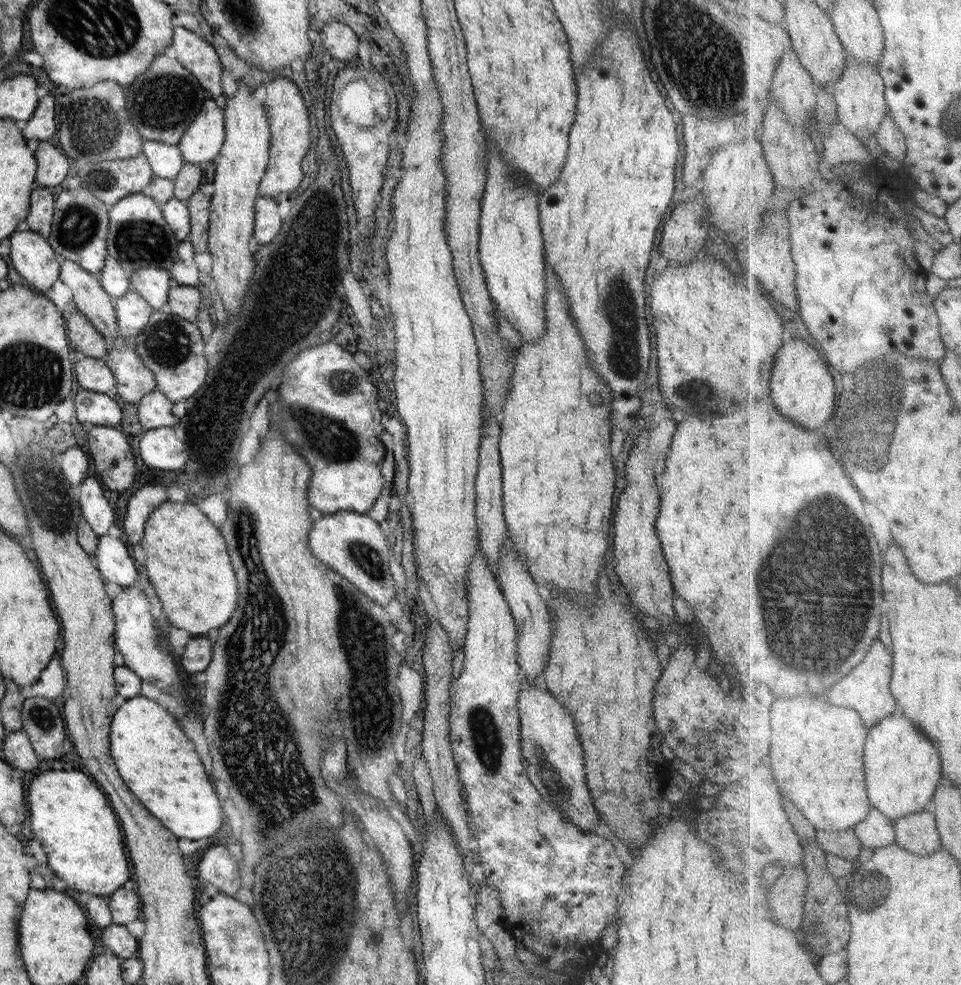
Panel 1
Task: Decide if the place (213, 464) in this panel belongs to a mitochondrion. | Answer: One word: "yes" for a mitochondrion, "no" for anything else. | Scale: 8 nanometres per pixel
no

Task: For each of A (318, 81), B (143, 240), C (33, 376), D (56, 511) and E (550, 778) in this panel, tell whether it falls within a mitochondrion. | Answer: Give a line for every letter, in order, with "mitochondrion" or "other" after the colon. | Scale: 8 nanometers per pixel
A: other
B: mitochondrion
C: mitochondrion
D: mitochondrion
E: mitochondrion

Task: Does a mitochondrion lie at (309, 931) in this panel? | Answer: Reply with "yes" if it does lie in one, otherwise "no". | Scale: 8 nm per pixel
yes

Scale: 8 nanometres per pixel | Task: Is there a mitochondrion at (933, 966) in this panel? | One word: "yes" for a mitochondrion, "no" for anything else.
no

